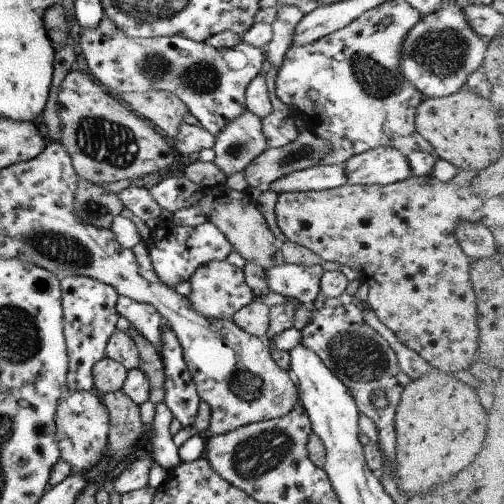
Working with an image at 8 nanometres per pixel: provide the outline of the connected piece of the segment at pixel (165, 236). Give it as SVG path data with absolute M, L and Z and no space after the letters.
M160 221L151 230L150 238L144 242L156 276L168 286L190 279L200 266L212 260L224 261L233 251L230 240L209 222L192 228L192 226L177 226L172 221Z

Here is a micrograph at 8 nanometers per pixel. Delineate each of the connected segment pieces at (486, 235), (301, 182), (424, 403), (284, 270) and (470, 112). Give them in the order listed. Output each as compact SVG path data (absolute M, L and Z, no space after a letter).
M458 222L456 238L469 260L496 258L501 254L501 250L495 244L494 234L481 222Z
M343 164L317 165L303 169L274 180L268 186L272 192L306 192L306 190L329 190L346 185L348 176L344 172Z
M430 370L426 376L411 381L402 392L396 408L396 468L395 481L398 490L426 494L432 486L451 482L482 450L486 438L486 412L478 400L477 392L472 386L460 382L454 376L442 371Z
M284 263L266 269L266 282L271 292L305 304L314 302L321 293L323 270L321 265L306 267Z
M467 87L449 96L423 99L416 112L415 128L434 148L437 158L454 164L459 170L483 170L497 162L502 155L498 113L488 99Z

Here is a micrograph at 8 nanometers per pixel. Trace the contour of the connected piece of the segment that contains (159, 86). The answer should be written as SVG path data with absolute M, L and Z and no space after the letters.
M98 28L78 30L78 53L86 58L90 76L109 92L140 93L166 91L186 104L201 127L216 137L234 118L246 112L245 91L258 77L266 48L254 48L242 41L234 48L214 48L175 35L172 37L130 37L121 31L105 34Z

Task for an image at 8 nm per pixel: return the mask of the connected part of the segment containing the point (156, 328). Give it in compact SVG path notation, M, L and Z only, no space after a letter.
M124 295L117 300L118 315L130 322L129 332L136 330L152 344L158 352L162 350L160 326L164 323L162 316L152 304L138 303Z

